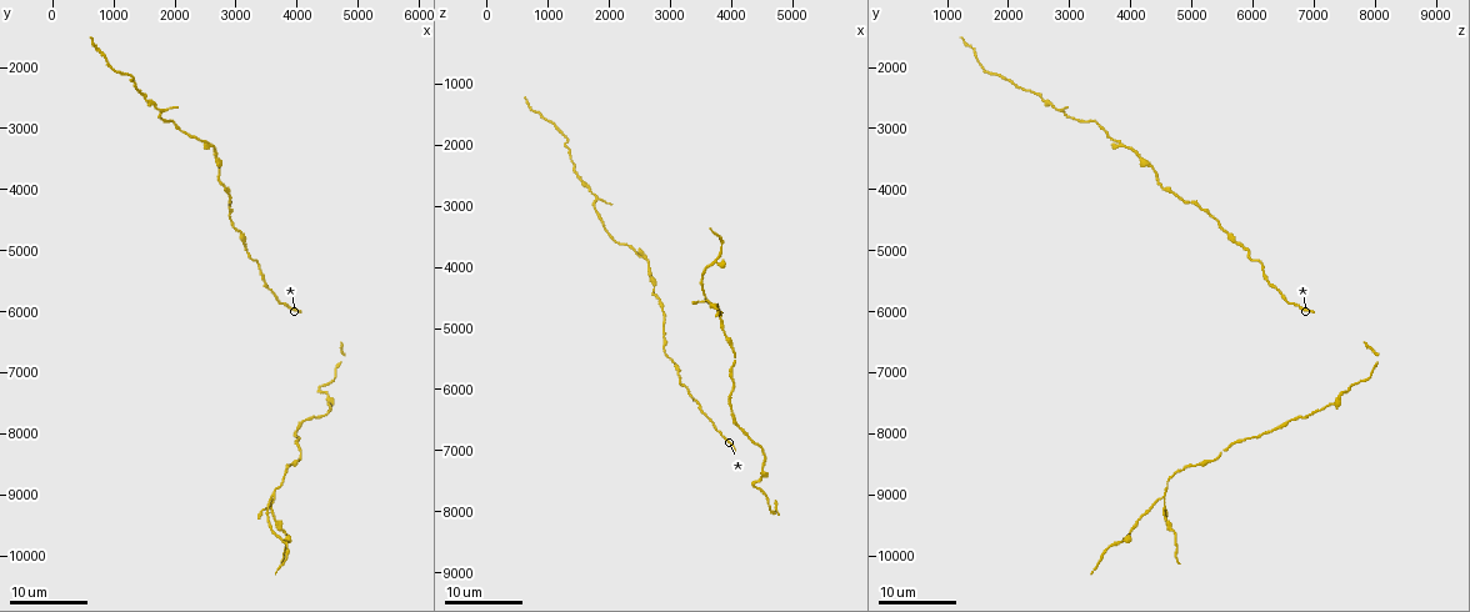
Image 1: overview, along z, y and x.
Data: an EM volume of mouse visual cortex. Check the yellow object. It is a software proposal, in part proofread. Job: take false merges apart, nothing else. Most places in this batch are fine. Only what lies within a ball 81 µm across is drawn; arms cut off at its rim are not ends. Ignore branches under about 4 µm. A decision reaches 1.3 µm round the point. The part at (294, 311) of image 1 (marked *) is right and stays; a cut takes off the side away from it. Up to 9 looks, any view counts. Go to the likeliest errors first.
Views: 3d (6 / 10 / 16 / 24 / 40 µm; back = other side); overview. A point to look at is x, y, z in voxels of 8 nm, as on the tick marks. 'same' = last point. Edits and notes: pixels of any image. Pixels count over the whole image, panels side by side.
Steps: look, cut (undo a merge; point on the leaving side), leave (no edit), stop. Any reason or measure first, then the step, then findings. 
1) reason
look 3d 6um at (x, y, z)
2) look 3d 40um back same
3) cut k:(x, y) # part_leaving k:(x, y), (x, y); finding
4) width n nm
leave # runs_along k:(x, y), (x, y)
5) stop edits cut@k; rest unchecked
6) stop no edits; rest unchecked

look 3d 16um at (2550, 3250, 3800)

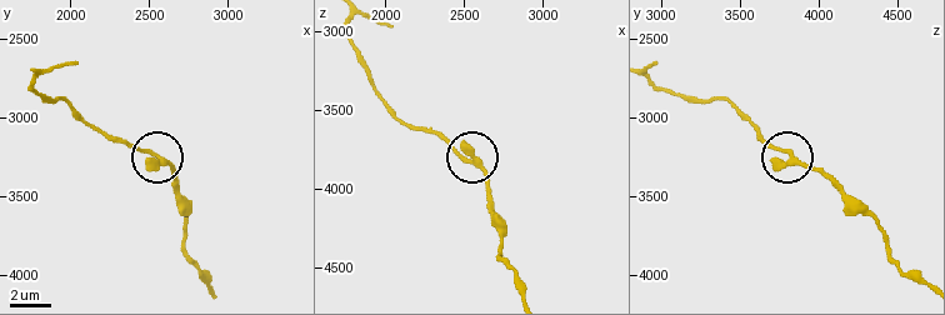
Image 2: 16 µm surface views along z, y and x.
look 3d 6um at (2520, 3240, 3820)

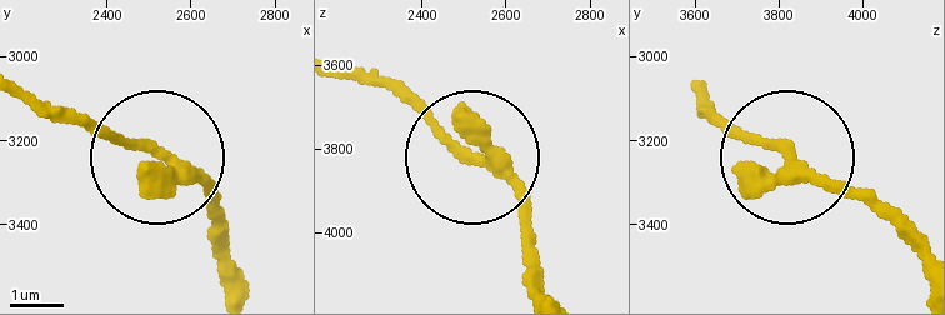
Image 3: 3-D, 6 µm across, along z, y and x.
arms 4
leave # runs_along 3:(923, 253), (699, 109); one neuron here

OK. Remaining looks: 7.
thick turns thin
look 3d 24um at (3150, 4900, 5750)

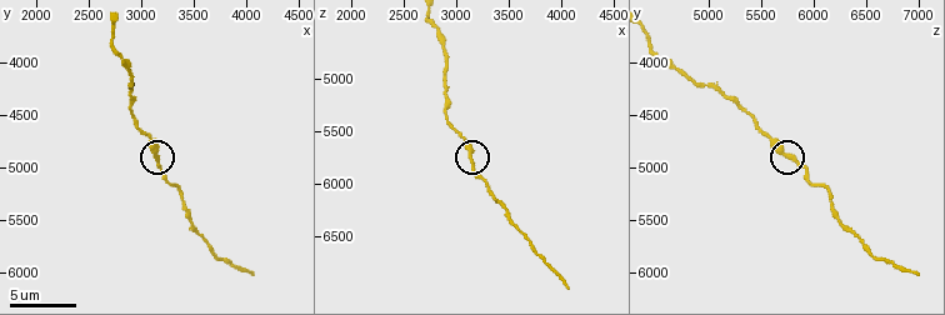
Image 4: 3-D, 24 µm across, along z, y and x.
look 3d 6um at (3120, 4920, 5780)

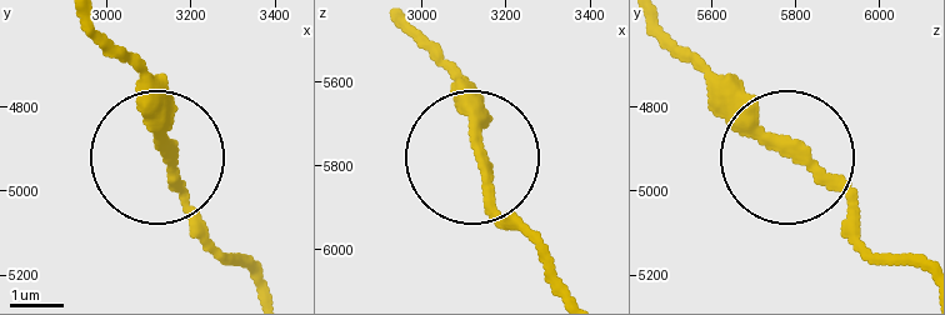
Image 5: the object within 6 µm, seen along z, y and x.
leave # runs_along 5:(565, 290), (494, 195), (475, 101), (453, 65); all the same neuron

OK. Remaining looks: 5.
thick turns thin
look 3d 16um at (4000, 8450, 5350)

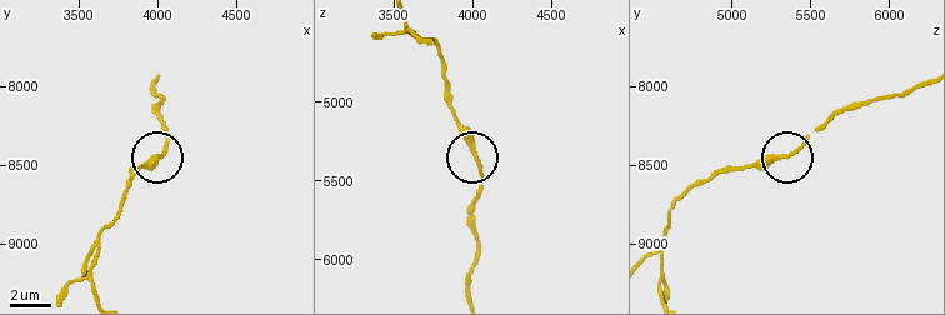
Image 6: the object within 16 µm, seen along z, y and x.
look 3d 10um at (4040, 8440, 5360)

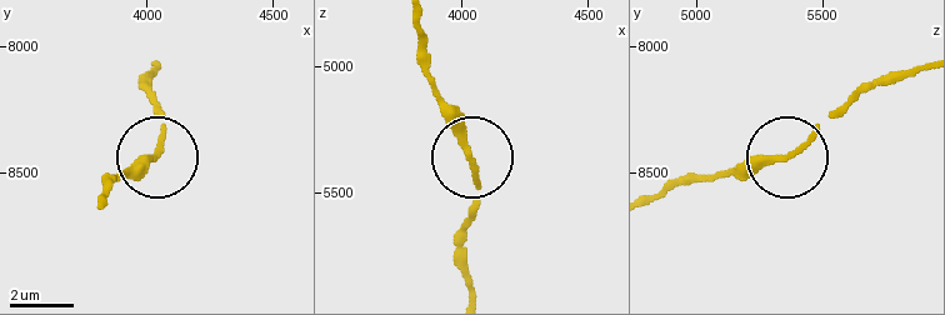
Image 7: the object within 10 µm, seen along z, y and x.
width 200 nm
leave # runs_along 7:(468, 294), (476, 165), (463, 125), (423, 71); continuous, no second neuron

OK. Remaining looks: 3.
calibre changes
look 3d 24um at (4050, 8050, 5850)

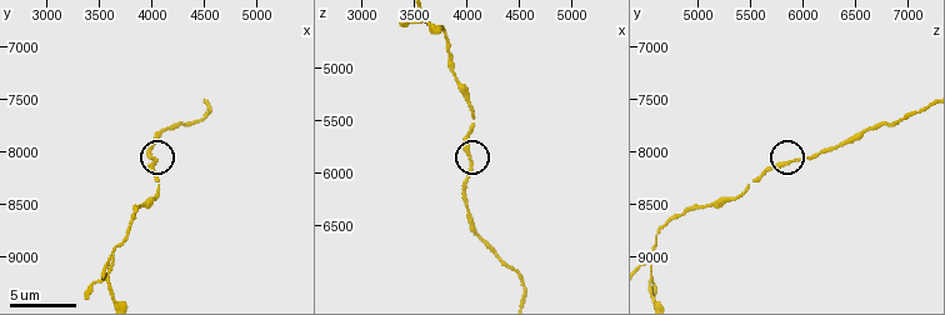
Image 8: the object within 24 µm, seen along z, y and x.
closer look
look 3d 6um at (4020, 8100, 5860)

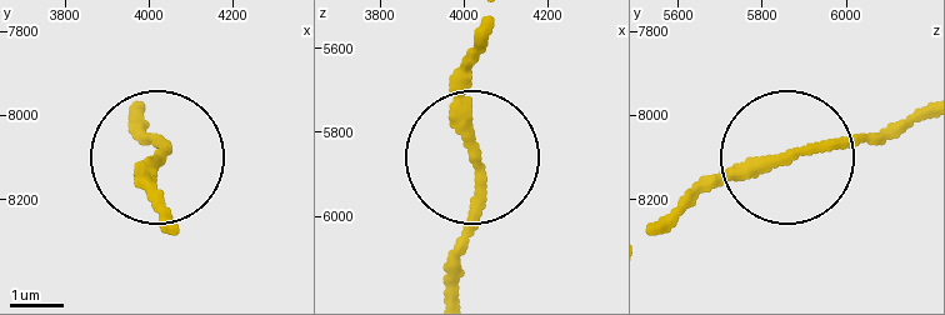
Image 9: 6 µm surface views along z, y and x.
leave # continuous, no second neuron

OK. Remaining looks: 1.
stop no edits; rest unchecked

